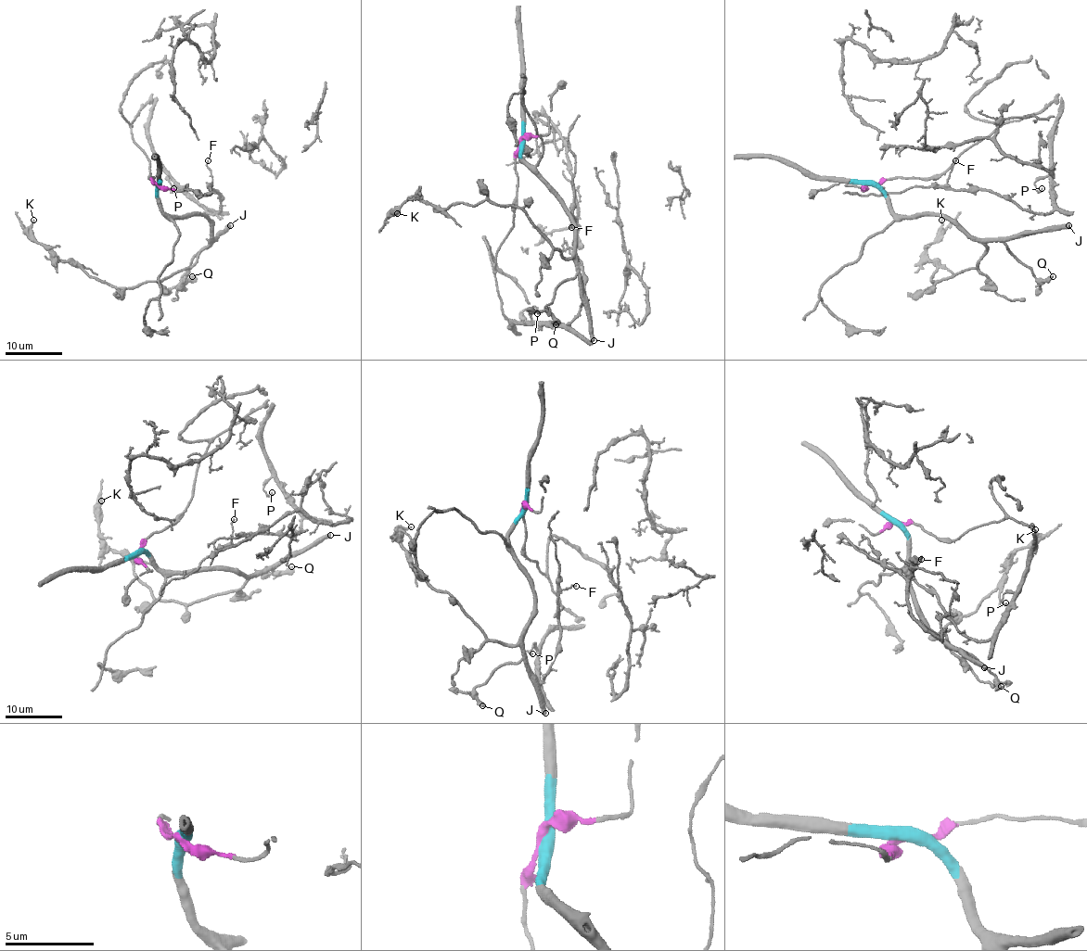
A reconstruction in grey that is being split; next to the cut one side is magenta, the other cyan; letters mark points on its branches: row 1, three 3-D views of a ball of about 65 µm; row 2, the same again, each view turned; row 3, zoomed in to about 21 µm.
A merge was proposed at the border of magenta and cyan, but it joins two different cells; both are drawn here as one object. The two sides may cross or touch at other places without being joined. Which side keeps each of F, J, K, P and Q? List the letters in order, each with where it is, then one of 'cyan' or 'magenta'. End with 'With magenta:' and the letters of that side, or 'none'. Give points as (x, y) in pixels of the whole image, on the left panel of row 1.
F: at (208, 160); magenta
J: at (230, 225); cyan
K: at (33, 220); cyan
P: at (173, 188); magenta
Q: at (192, 276); cyan
With magenta: F, P

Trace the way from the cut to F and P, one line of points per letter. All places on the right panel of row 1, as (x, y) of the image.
F: (868, 183), (937, 178), (1004, 123), (1058, 102), (1050, 212), (983, 189), (954, 190), (947, 179), (955, 160)
P: (868, 183), (939, 176), (1000, 126), (1057, 102), (1052, 171), (1034, 183), (1042, 187)

